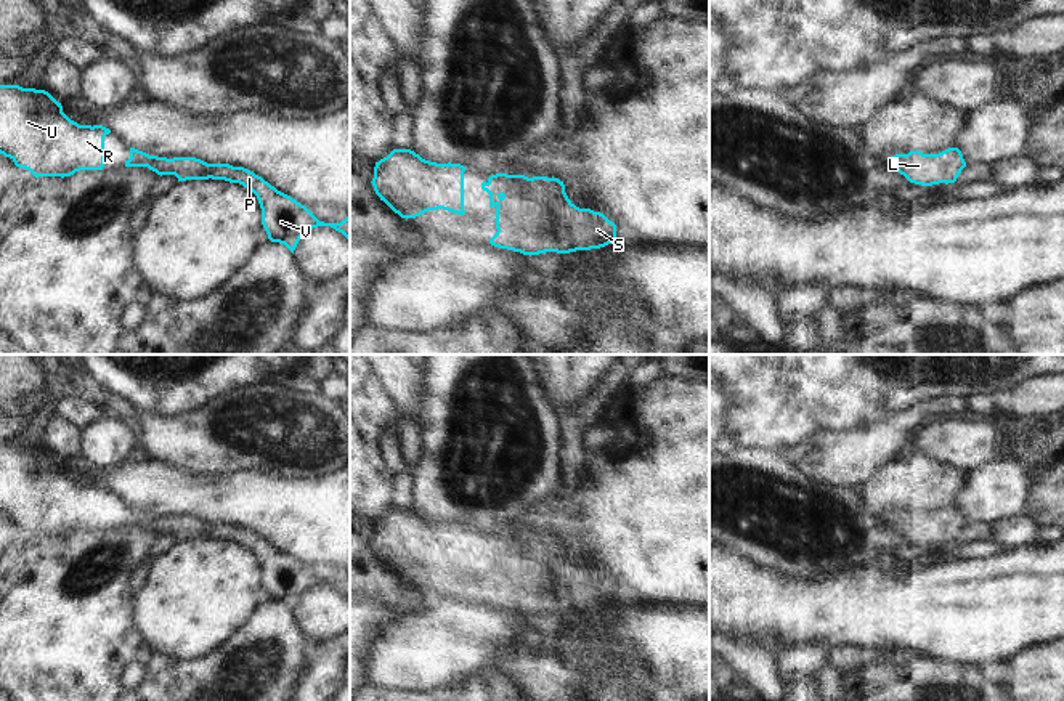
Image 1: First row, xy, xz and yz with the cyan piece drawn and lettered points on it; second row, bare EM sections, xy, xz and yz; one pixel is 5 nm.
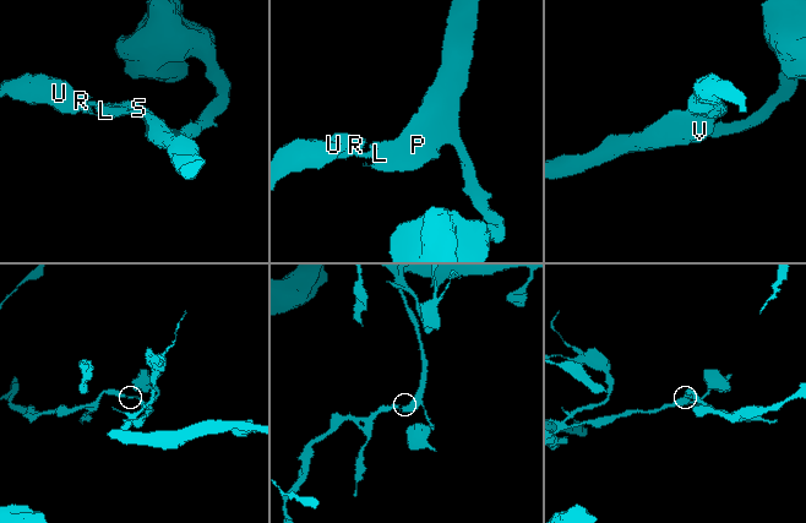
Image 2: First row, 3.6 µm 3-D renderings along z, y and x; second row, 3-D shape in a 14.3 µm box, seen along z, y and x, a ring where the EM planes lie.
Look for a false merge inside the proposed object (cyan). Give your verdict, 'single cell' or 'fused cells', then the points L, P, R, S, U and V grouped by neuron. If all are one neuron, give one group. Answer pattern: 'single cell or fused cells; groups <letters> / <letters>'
single cell; groups L P R S U V

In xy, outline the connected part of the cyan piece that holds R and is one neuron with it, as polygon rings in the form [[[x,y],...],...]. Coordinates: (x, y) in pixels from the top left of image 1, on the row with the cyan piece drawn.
[[[0,85],[0,154],[35,178],[64,178],[80,170],[103,170],[104,136],[109,133],[103,125],[79,125],[71,120],[61,103],[45,90]]]

